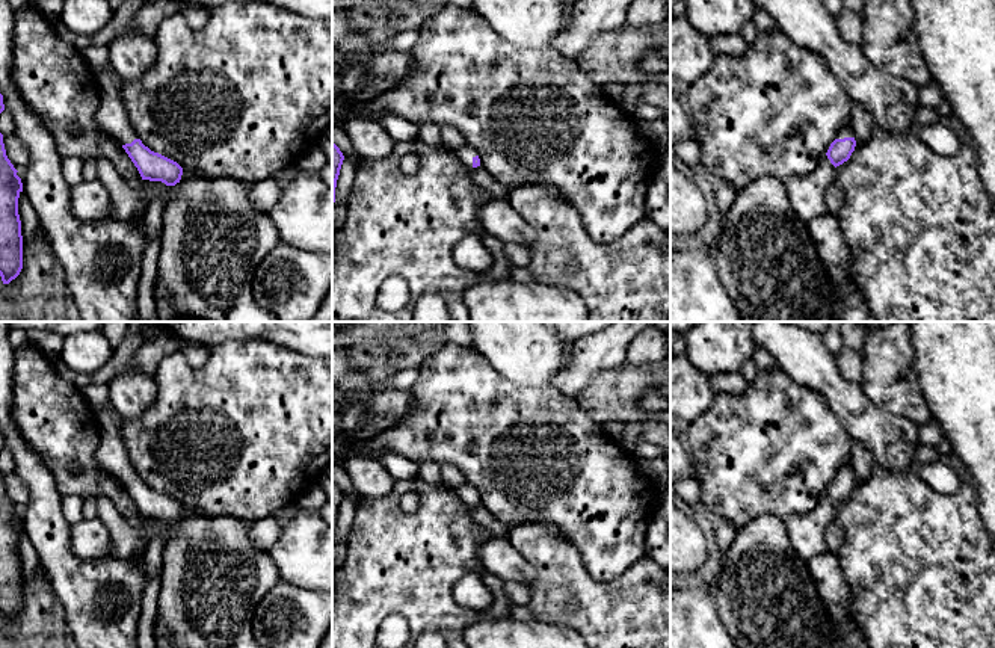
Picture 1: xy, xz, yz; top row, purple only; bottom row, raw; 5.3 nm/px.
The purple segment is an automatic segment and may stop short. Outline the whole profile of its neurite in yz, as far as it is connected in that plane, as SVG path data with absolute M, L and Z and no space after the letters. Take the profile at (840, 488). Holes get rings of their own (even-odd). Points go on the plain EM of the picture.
M850 464L846 468L838 470L836 477L830 482L826 494L836 506L850 497L852 491L855 489L855 485L855 470Z

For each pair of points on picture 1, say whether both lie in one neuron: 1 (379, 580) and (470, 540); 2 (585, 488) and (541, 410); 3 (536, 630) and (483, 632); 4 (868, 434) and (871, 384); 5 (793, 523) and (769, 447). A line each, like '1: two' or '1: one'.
1: one
2: one
3: one
4: two
5: two

